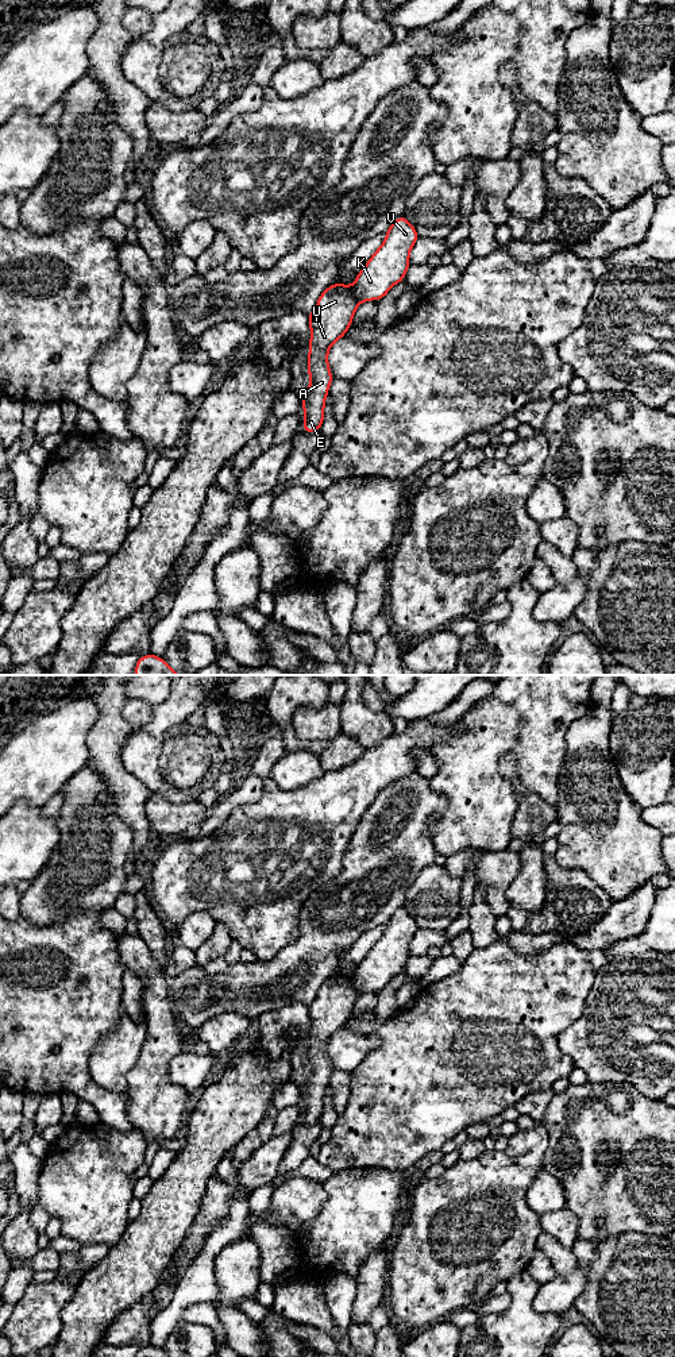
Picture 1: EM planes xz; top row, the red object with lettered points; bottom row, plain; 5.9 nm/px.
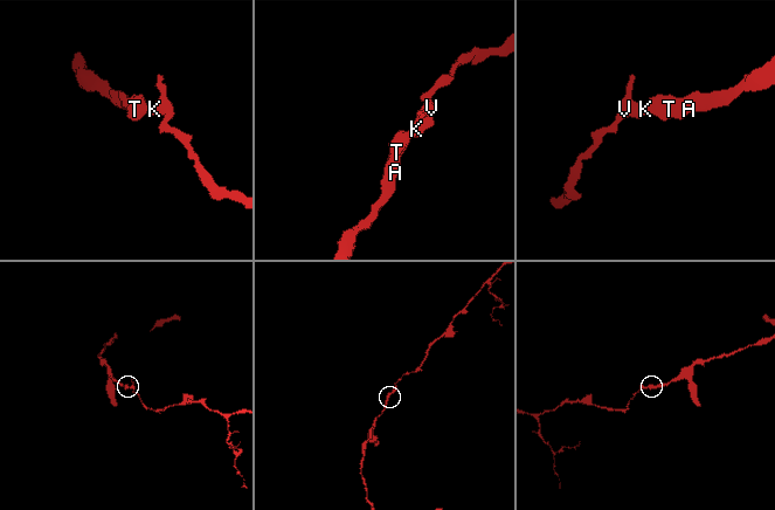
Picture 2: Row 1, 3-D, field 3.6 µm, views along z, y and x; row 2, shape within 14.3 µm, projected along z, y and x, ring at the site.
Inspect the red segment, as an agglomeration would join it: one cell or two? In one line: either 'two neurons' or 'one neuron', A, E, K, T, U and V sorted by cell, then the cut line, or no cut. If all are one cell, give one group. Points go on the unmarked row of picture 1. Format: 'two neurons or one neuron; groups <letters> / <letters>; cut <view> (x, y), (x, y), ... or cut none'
two neurons; groups A E T U / K V; cut xz (350, 979), (359, 991)

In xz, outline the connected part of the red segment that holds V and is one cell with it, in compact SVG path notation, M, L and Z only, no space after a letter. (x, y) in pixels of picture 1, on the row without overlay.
M405 907L393 913L382 937L377 940L351 978L360 994L381 991L393 976L404 972L410 957L409 942L417 930L417 922Z

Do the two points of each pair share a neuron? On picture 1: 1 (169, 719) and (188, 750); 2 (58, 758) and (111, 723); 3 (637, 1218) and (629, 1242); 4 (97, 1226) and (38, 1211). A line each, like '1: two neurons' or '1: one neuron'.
1: two neurons
2: two neurons
3: two neurons
4: two neurons

